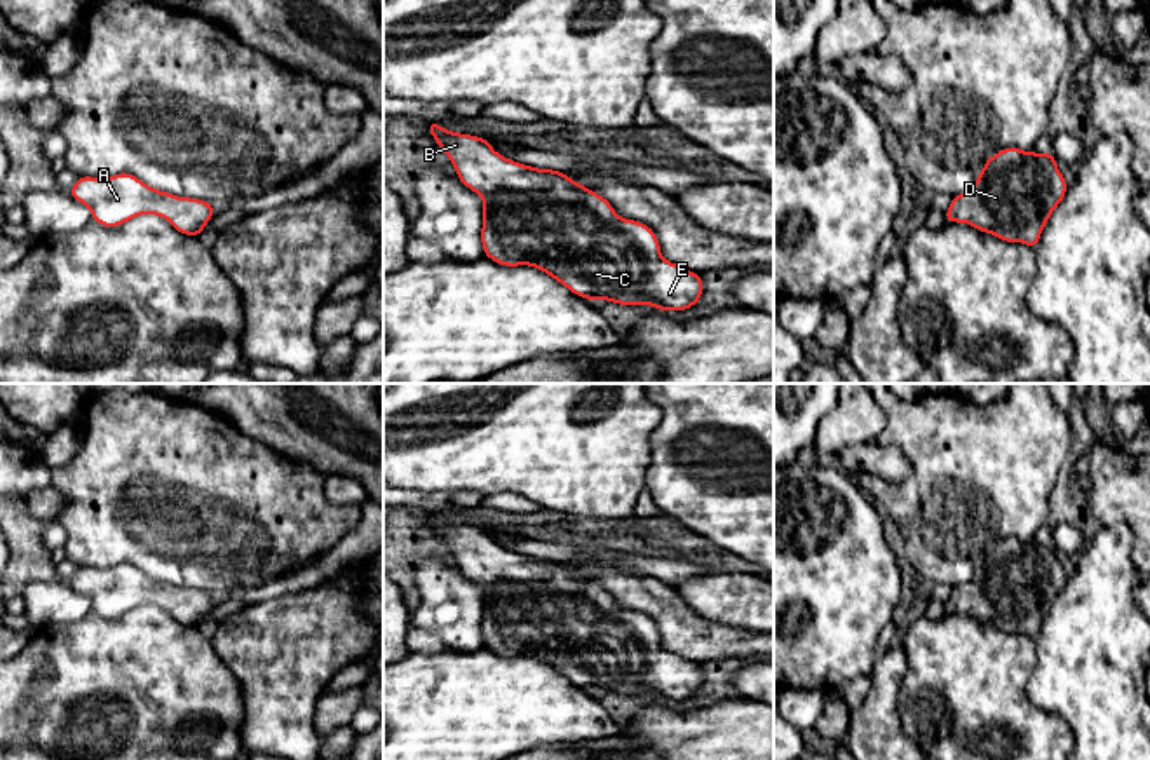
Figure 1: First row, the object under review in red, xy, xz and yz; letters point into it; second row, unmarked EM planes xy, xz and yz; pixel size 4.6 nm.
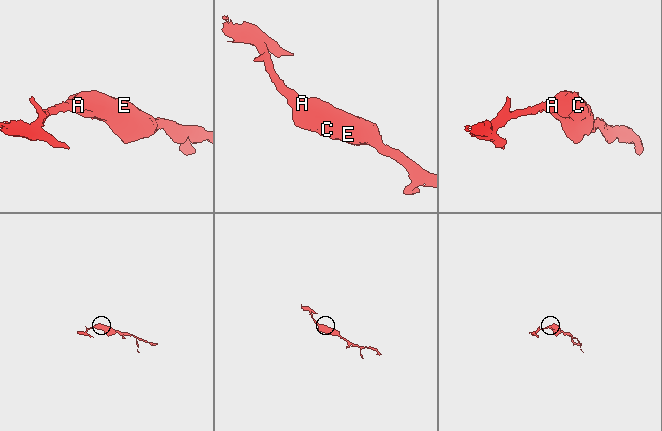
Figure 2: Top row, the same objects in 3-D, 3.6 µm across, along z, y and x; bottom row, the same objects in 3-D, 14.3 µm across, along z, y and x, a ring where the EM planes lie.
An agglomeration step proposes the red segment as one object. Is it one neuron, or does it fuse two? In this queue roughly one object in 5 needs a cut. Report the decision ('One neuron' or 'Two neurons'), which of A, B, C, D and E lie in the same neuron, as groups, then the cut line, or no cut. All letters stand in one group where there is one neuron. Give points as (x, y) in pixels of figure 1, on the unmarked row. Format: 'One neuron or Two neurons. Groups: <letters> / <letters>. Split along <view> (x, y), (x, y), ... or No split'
One neuron. Groups: A B C D E. No split

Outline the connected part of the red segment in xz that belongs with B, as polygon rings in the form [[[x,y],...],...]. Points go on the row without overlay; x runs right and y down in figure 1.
[[[436,511],[427,512],[427,521],[453,553],[458,570],[483,587],[481,633],[486,648],[504,657],[537,657],[591,692],[653,696],[662,702],[699,694],[704,682],[699,662],[687,662],[664,650],[650,617],[619,608],[605,587],[570,570],[566,563],[509,551],[488,530],[446,521]]]

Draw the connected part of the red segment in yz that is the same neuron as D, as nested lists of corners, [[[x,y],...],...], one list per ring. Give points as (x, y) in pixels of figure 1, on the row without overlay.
[[[1016,537],[991,546],[967,584],[951,587],[948,614],[964,612],[1005,633],[1037,638],[1066,572],[1054,544],[1021,542]]]

